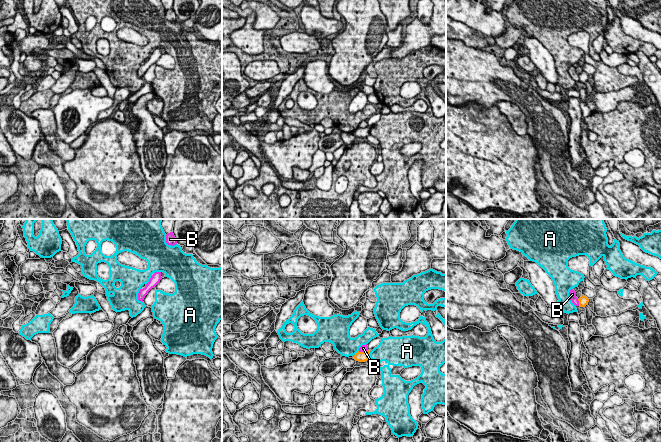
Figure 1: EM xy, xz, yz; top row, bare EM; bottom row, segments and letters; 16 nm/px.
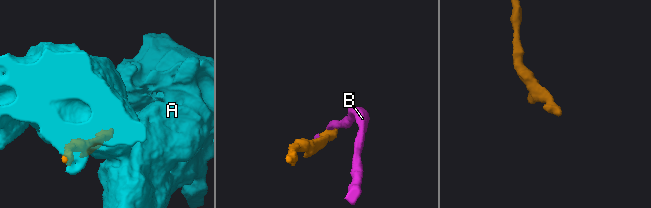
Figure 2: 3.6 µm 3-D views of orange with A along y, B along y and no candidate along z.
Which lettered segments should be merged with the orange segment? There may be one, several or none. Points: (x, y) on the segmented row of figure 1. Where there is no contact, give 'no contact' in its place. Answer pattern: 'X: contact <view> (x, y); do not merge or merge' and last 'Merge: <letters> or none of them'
A: contact xz (369, 355); do not merge
B: contact yz (579, 302); do not merge
Merge: none of them

